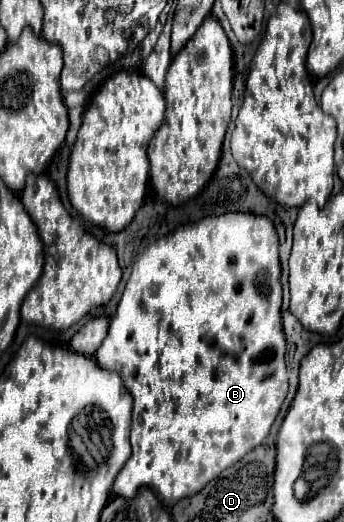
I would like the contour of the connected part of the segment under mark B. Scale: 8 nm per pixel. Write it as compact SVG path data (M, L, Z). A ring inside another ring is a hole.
M221 214L221 216L207 216L195 224L187 224L177 228L173 234L160 238L145 248L139 255L137 262L133 264L131 278L125 286L125 292L121 296L121 302L117 306L117 312L111 320L109 334L99 346L95 360L101 368L113 370L121 376L125 388L133 396L133 416L131 416L131 446L133 454L125 468L117 474L113 492L117 496L135 496L139 488L153 488L157 496L165 502L177 502L185 496L193 496L193 492L199 492L205 484L209 484L213 478L217 478L223 470L233 466L237 460L241 460L249 450L263 444L267 438L271 424L277 418L277 412L287 396L287 368L285 368L285 334L281 328L281 264L279 264L279 238L275 232L275 226L271 218L259 216L259 214ZM147 408L147 424L141 418ZM159 424L169 424L169 428L157 428Z

